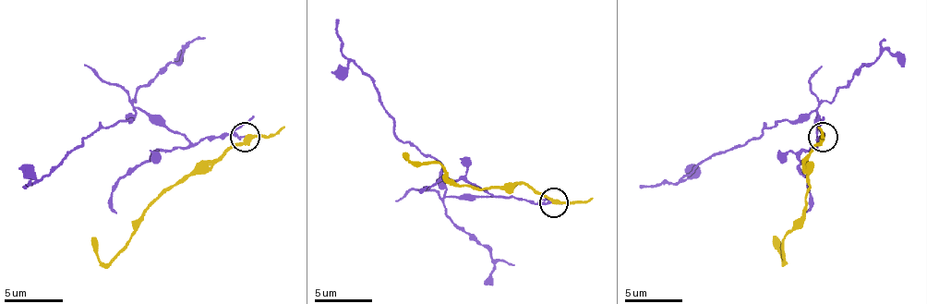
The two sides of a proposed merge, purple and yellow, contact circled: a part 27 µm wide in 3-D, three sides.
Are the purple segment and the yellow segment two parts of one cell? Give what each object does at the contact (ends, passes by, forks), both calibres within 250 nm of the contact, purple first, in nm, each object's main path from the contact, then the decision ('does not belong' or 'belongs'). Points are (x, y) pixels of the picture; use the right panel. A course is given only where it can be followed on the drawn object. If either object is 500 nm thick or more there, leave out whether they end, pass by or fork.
purple ends there; yellow passes by; 160 nm thick on the purple side, 320 nm on the other; purple runs (822, 138), (816, 143), (816, 108), (755, 138), (708, 155), (673, 184), (639, 184); yellow runs (822, 138), (804, 158), (810, 189), (801, 219), (784, 237), (784, 262), (773, 237); does not belong

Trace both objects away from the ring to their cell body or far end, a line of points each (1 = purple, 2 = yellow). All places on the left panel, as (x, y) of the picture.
1: (245, 138), (221, 134), (191, 143), (156, 126), (138, 108), (132, 119), (85, 138), (31, 185), (23, 185)
2: (245, 138), (218, 158), (200, 161), (167, 190), (105, 264), (90, 237)

